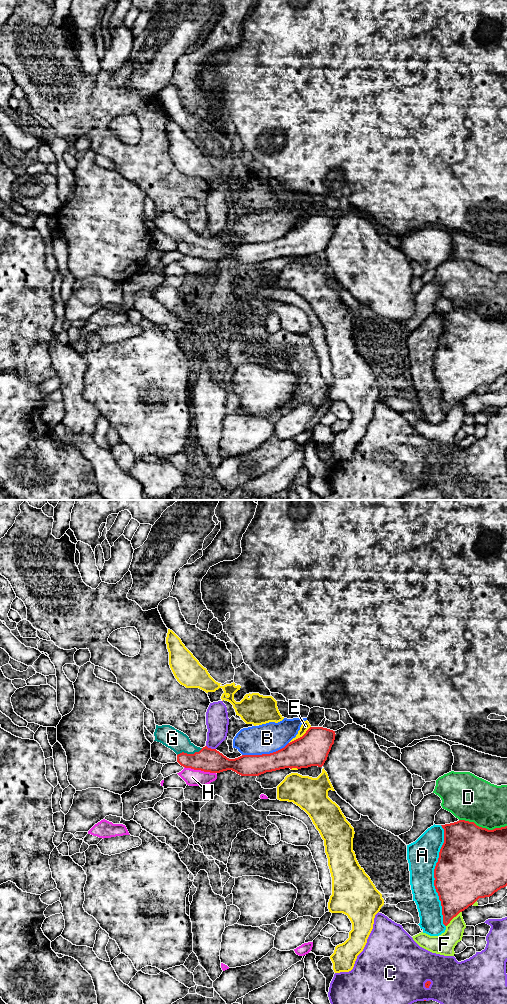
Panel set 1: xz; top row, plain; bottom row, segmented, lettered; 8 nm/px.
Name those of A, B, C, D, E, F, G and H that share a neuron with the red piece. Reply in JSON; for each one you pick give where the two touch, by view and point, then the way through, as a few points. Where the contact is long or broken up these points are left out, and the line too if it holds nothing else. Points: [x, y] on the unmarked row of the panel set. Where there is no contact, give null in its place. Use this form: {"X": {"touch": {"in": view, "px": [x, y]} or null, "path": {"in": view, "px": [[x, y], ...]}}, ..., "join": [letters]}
{"G": {"touch": {"in": "xz", "px": [189, 242]}, "path": {"in": "xz", "px": [[210, 248], [195, 246], [189, 242], [172, 226]]}}, "join": ["G"]}

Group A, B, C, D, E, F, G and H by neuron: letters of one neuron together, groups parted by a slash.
A / B / C / D / E / F / G / H

